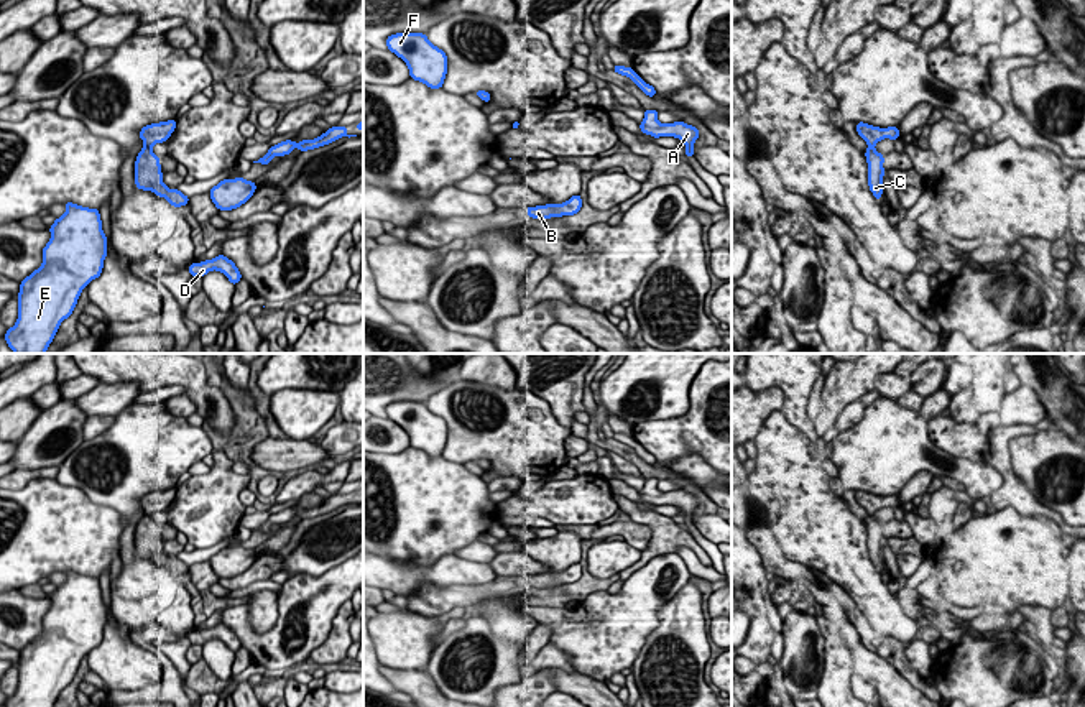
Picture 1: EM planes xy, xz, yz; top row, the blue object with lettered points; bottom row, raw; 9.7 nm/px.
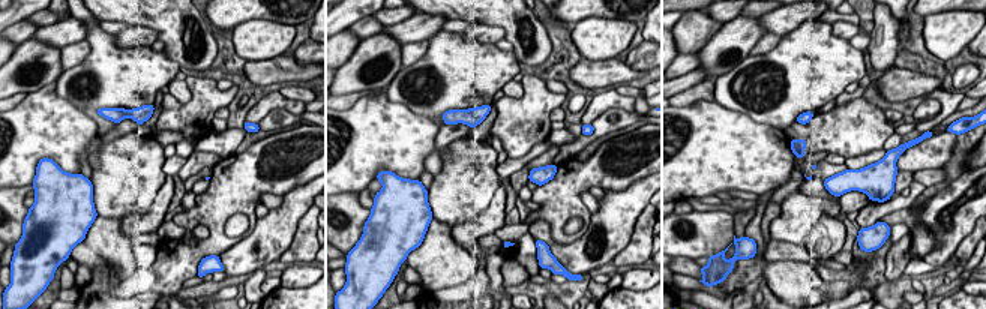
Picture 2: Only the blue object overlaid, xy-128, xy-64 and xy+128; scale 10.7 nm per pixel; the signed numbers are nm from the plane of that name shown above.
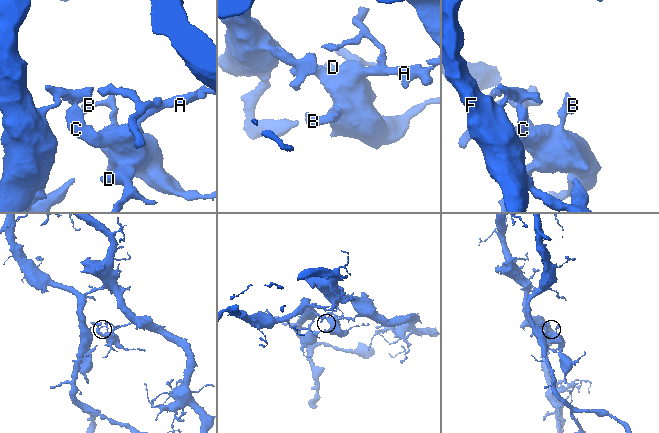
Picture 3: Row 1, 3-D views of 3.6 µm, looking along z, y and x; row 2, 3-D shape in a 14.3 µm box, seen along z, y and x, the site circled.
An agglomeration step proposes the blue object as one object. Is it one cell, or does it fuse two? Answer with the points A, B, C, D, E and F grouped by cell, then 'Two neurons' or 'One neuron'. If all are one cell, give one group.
Groups: A B C D / E F. Two neurons

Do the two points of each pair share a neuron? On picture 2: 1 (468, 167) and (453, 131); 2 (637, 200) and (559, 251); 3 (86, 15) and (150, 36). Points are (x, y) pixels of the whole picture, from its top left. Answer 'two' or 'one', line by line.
1: two
2: one
3: two

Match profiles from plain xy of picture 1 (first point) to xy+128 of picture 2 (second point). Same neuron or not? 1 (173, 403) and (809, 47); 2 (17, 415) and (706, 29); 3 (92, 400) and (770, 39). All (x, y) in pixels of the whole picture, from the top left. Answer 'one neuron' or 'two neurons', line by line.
1: two neurons
2: one neuron
3: two neurons

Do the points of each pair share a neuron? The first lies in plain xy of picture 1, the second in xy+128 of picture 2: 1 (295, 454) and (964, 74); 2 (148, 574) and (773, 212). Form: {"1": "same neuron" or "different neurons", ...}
{"1": "different neurons", "2": "different neurons"}

